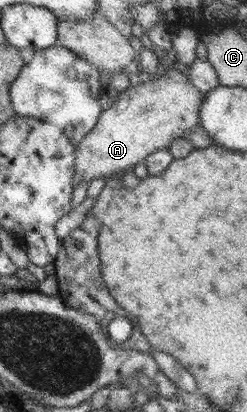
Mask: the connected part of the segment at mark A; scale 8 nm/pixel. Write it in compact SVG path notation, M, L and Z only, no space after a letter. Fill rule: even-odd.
M165 69L158 78L145 78L139 84L130 86L121 94L114 94L107 109L99 114L98 122L85 137L78 141L75 152L75 168L73 168L74 187L81 181L108 179L119 171L131 170L137 163L147 160L154 151L165 150L176 139L183 138L190 129L200 127L200 107L203 94L190 82L187 75L177 69Z

